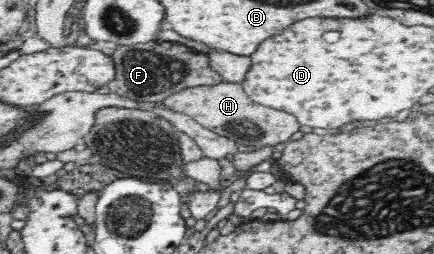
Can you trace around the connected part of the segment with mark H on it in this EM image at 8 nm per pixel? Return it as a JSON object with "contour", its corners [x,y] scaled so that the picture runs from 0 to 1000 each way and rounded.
{"contour":[[[512,323],[493,339],[454,339],[408,362],[382,394],[376,417],[440,457],[479,512],[528,543],[535,559],[581,583],[613,583],[661,563],[696,500],[687,469],[650,441],[588,406],[560,350],[555,327]]]}

